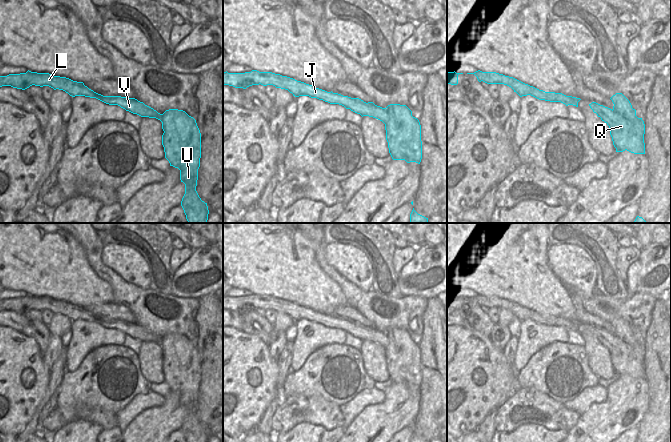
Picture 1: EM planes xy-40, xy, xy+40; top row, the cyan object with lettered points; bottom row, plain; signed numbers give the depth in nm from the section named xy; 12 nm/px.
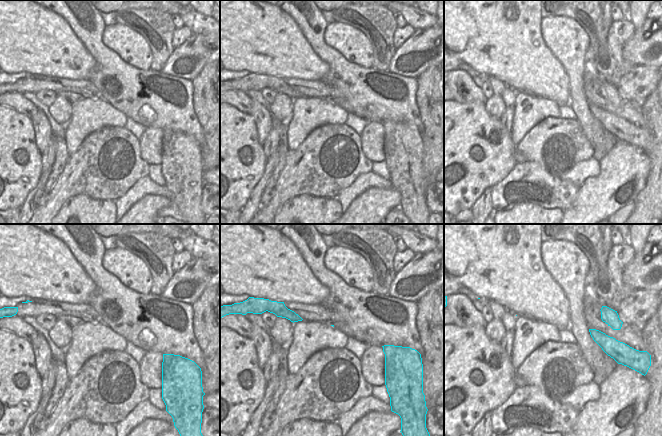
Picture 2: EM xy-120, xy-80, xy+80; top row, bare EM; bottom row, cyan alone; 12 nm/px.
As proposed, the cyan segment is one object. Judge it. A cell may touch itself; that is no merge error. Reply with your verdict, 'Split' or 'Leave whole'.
Split.

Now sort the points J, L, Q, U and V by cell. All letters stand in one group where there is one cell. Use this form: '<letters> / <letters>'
J L Q V / U

